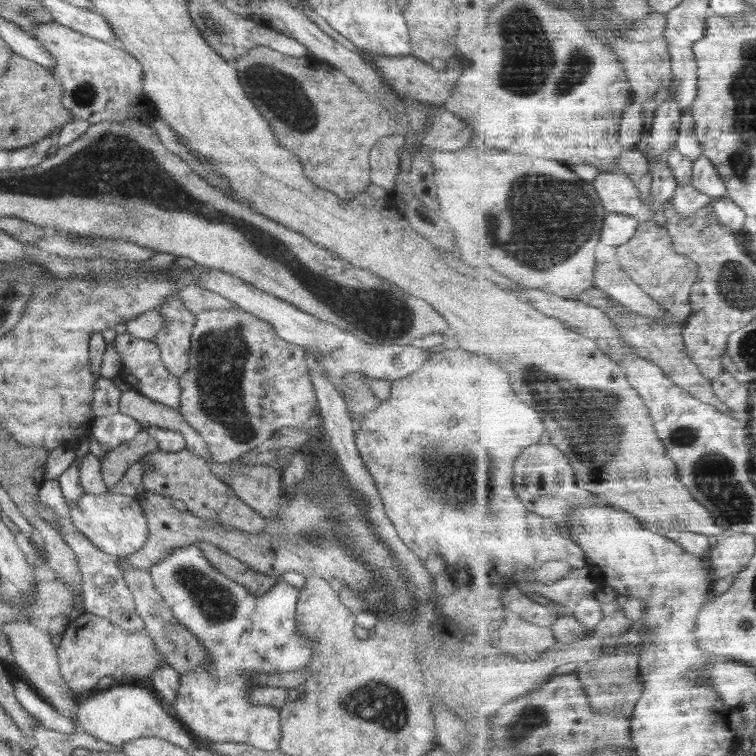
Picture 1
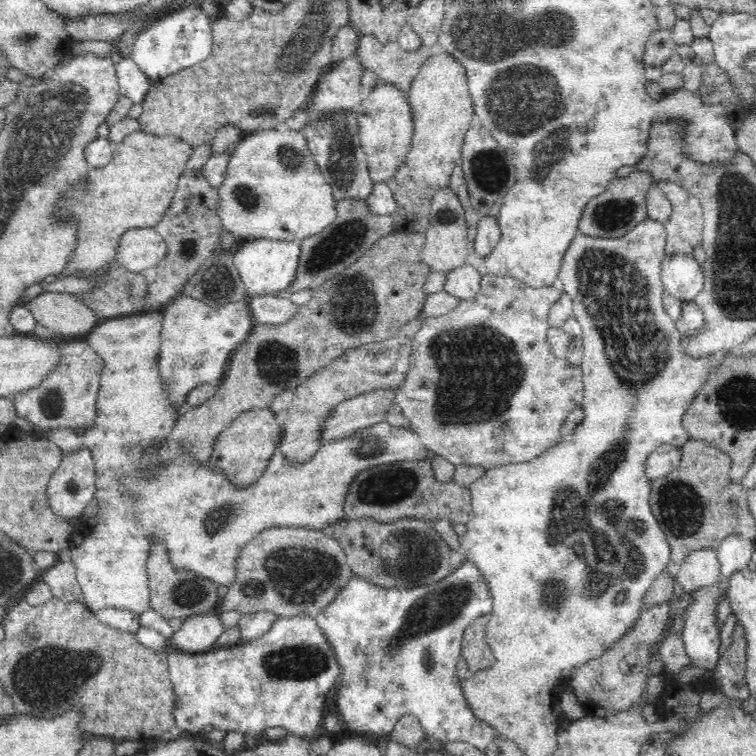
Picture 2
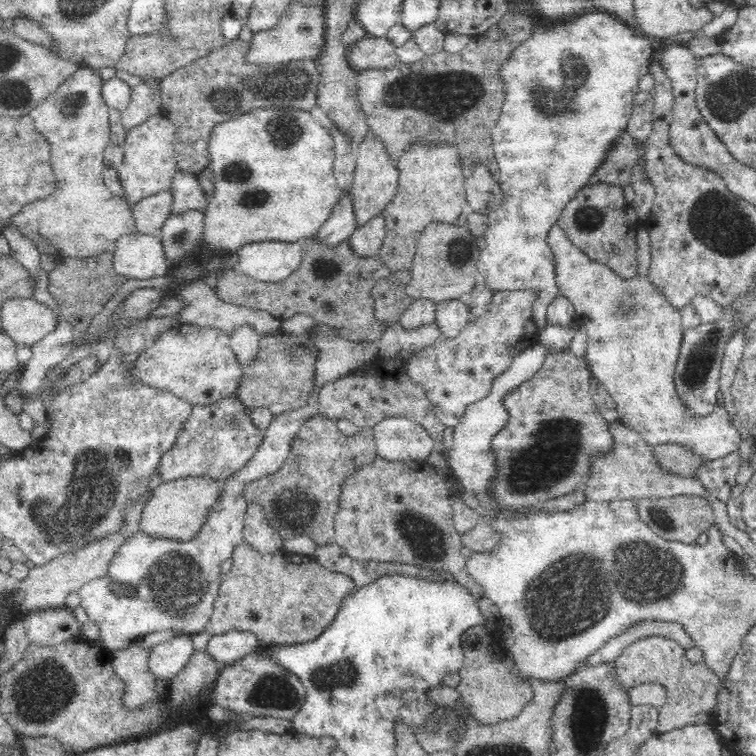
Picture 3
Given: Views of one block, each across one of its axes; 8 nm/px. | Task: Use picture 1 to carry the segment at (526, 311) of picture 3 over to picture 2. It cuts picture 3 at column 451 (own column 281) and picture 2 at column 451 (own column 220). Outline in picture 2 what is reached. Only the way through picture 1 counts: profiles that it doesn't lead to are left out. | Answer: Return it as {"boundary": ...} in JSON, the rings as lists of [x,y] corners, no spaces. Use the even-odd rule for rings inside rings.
{"boundary":[[[482,272],[481,291],[474,298],[461,300],[454,310],[442,316],[423,317],[422,326],[418,328],[413,340],[413,351],[410,355],[410,367],[403,383],[395,390],[396,408],[409,420],[410,428],[418,433],[427,450],[443,456],[456,466],[470,464],[491,469],[510,463],[527,463],[540,456],[545,450],[556,446],[560,442],[560,428],[562,422],[568,418],[578,406],[581,406],[585,390],[581,367],[572,367],[565,358],[558,358],[550,348],[546,334],[551,327],[548,314],[551,306],[560,298],[562,288],[560,284],[534,288],[525,285],[513,276],[496,276],[490,272]]]}

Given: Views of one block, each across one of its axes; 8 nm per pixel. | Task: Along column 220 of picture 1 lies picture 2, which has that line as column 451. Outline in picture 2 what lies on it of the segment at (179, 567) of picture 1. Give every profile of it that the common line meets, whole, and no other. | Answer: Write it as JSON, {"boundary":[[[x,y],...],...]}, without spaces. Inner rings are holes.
{"boundary":[[[464,560],[462,566],[454,573],[444,578],[444,580],[436,582],[435,584],[410,588],[410,590],[380,587],[366,581],[366,578],[353,576],[346,588],[340,590],[338,595],[336,595],[336,599],[323,612],[320,612],[317,617],[318,626],[321,628],[324,637],[326,637],[326,641],[330,643],[330,647],[334,650],[334,655],[340,667],[340,685],[336,687],[335,702],[337,704],[335,709],[340,717],[342,717],[344,724],[342,727],[350,733],[360,736],[364,734],[369,734],[370,736],[388,736],[388,734],[391,734],[394,730],[394,726],[396,726],[400,718],[412,714],[419,719],[422,728],[425,730],[425,734],[428,734],[430,738],[439,740],[441,743],[456,741],[466,742],[476,747],[478,750],[485,752],[486,746],[488,746],[490,742],[496,740],[496,736],[498,736],[499,732],[485,721],[479,720],[474,713],[472,713],[472,709],[470,709],[470,705],[468,705],[463,695],[461,680],[458,678],[455,670],[458,657],[461,656],[461,645],[466,628],[468,628],[474,620],[491,613],[492,608],[493,599],[490,588],[486,583],[486,578],[484,578],[484,575],[478,571],[476,565],[470,560]]]}

